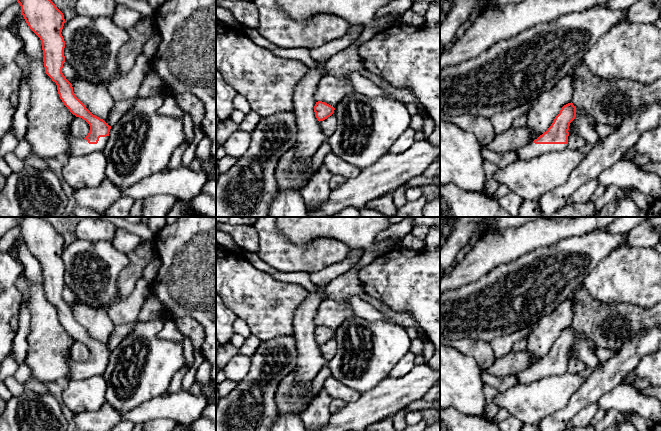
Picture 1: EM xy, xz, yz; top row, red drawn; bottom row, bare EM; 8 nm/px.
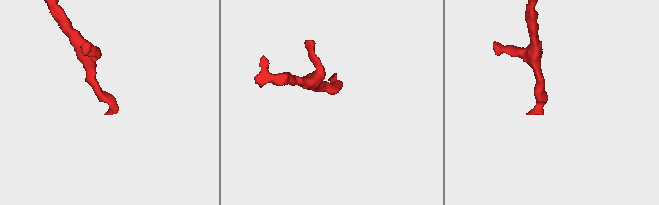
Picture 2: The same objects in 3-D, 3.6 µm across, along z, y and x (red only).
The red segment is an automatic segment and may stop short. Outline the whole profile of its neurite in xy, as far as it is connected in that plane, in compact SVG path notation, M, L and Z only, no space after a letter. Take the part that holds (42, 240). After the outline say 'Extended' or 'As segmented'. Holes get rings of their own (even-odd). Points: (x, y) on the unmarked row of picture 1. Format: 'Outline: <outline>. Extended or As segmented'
Outline: M20 217L17 226L21 230L21 238L23 239L27 249L41 264L45 297L53 306L56 307L60 323L73 339L82 342L90 350L88 359L83 363L75 362L70 358L70 373L68 381L84 380L92 376L103 375L108 364L111 350L109 350L103 343L93 339L86 332L86 330L75 320L72 308L62 297L63 288L65 286L65 265L61 258L65 247L63 237L49 222L43 220L41 217Z. Extended

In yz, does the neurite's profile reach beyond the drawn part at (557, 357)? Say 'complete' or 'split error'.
split error

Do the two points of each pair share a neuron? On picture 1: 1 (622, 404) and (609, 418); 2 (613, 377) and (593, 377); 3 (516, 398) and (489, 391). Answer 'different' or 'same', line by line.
1: different
2: same
3: different

